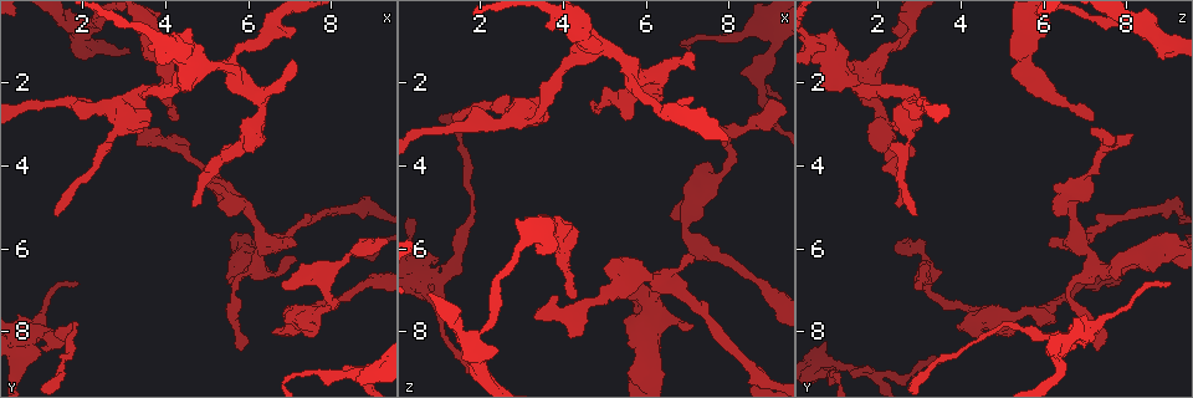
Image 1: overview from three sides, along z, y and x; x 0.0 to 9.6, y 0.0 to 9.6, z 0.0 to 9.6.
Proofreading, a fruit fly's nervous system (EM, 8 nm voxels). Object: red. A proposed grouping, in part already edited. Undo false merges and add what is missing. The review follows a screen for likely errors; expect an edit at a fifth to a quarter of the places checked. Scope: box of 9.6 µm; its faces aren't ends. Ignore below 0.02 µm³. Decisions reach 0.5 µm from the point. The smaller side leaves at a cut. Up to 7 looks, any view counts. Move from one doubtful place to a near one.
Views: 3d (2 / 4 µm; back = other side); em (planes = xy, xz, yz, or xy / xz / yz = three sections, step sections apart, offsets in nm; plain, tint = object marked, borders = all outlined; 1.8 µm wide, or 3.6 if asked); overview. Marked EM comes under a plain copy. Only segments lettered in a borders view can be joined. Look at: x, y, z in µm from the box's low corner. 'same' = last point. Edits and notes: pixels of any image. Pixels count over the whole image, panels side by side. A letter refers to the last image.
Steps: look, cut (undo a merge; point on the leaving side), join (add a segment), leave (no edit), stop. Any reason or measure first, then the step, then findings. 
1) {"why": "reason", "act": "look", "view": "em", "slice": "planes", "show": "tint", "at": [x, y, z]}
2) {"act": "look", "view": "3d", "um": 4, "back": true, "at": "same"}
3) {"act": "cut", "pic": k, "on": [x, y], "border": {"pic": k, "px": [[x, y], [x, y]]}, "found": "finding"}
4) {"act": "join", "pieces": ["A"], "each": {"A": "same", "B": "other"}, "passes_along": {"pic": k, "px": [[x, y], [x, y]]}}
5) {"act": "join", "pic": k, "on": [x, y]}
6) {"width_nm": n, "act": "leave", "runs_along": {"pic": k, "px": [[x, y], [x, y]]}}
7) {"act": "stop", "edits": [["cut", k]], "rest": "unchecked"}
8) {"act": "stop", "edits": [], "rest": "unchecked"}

{"why": "long arm stops here", "act": "look", "view": "3d", "um": 4, "at": [4.25, 2.90, 7.25]}

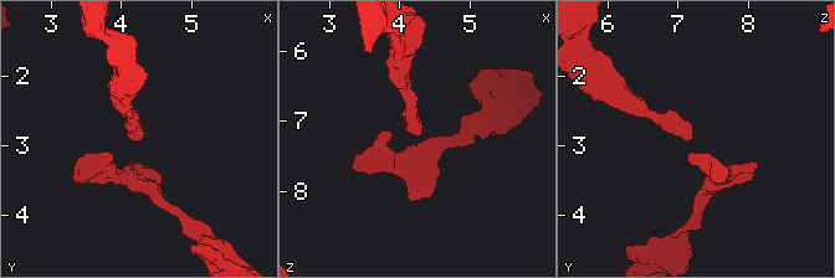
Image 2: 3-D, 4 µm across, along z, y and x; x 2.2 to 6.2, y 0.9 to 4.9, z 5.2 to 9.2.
{"why": "shape alone is not enough", "act": "look", "view": "em", "slice": "planes", "show": "borders", "at": [4.25, 2.90, 7.15]}

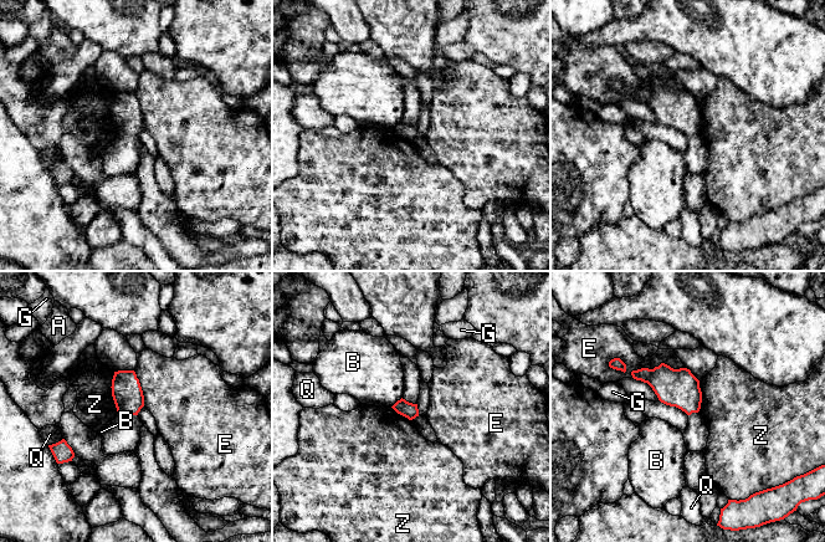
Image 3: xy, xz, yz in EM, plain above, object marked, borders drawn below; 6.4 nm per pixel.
{"act": "leave", "each": {"A": "other", "B": "other", "E": "other", "G": "other", "Q": "other", "Z": "other"}, "border": {"pic": 3, "px": [[113, 372], [111, 390], [118, 413]]}, "found": "no lettered segment goes on from it"}

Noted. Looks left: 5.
{"why": "branch stops here", "act": "look", "view": "em", "slice": "planes", "show": "borders", "at": [7.10, 0.75, 2.30]}

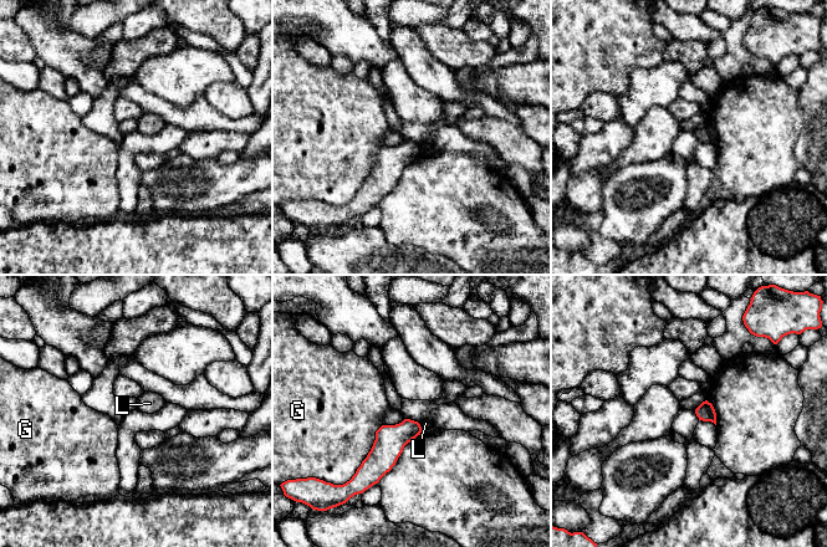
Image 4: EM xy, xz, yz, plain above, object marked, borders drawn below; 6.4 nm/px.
{"width_nm": 120, "act": "leave", "each": {"G": "other", "L": "other"}, "found": "none of them fits"}

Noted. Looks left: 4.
{"act": "look", "view": "em", "slice": "planes", "show": "tint", "at": [0.60, 8.10, 6.95]}

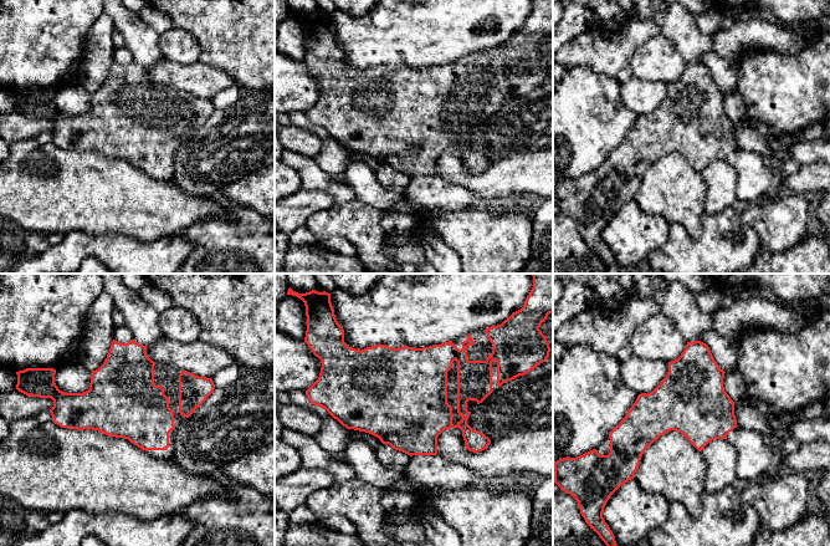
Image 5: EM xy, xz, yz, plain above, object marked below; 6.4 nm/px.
{"act": "look", "view": "em", "slice": "planes", "show": "borders", "at": "same"}

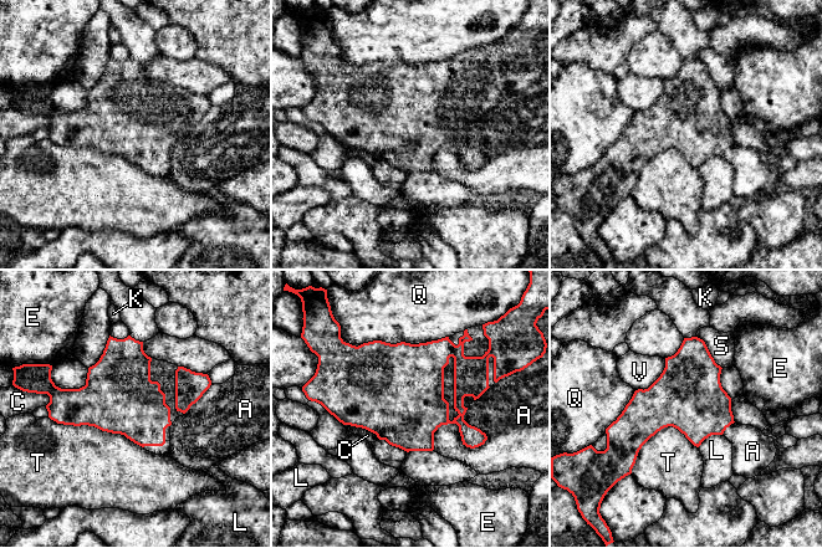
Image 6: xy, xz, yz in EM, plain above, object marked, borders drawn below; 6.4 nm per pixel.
{"width_nm": 440, "act": "leave", "each": {"A": "other", "C": "other", "E": "other", "K": "other", "L": "other", "Q": "other", "S": "other", "T": "other", "V": "other"}, "border": {"pic": 6, "px": [[49, 416], [120, 433], [143, 447]]}, "found": "all the same neuron"}

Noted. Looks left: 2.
{"act": "stop", "edits": [], "rest": "unchecked"}

